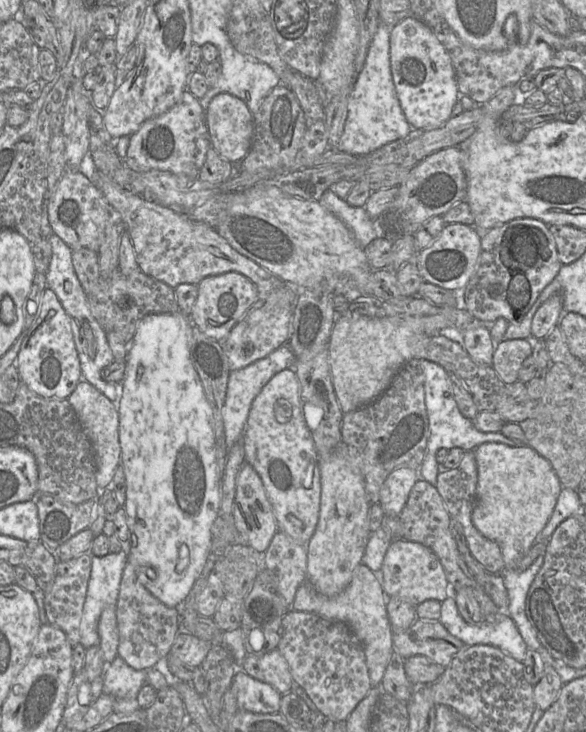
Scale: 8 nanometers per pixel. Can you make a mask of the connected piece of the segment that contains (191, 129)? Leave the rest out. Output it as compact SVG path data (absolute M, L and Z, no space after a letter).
M186 89L175 106L159 116L146 120L139 130L130 136L124 160L130 169L138 173L155 169L198 177L210 147L212 145L206 112L199 99Z

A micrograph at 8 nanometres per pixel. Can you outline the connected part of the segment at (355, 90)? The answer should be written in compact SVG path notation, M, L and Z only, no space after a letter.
M380 22L369 46L364 66L353 83L344 130L337 145L339 151L364 156L407 136L412 130L401 109L391 74L390 29L391 27Z

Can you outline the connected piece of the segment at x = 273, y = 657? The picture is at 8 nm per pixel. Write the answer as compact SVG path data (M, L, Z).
M278 649L260 656L248 654L241 669L251 677L270 684L282 695L292 690L294 681L289 666Z

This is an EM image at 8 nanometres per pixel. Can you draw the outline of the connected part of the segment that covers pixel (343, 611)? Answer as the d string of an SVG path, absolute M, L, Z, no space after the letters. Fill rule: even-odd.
M360 563L354 570L351 581L346 588L332 597L320 594L308 581L304 581L296 591L291 609L315 613L346 624L364 650L371 687L380 687L393 652L392 628L386 611L387 598L378 576Z

